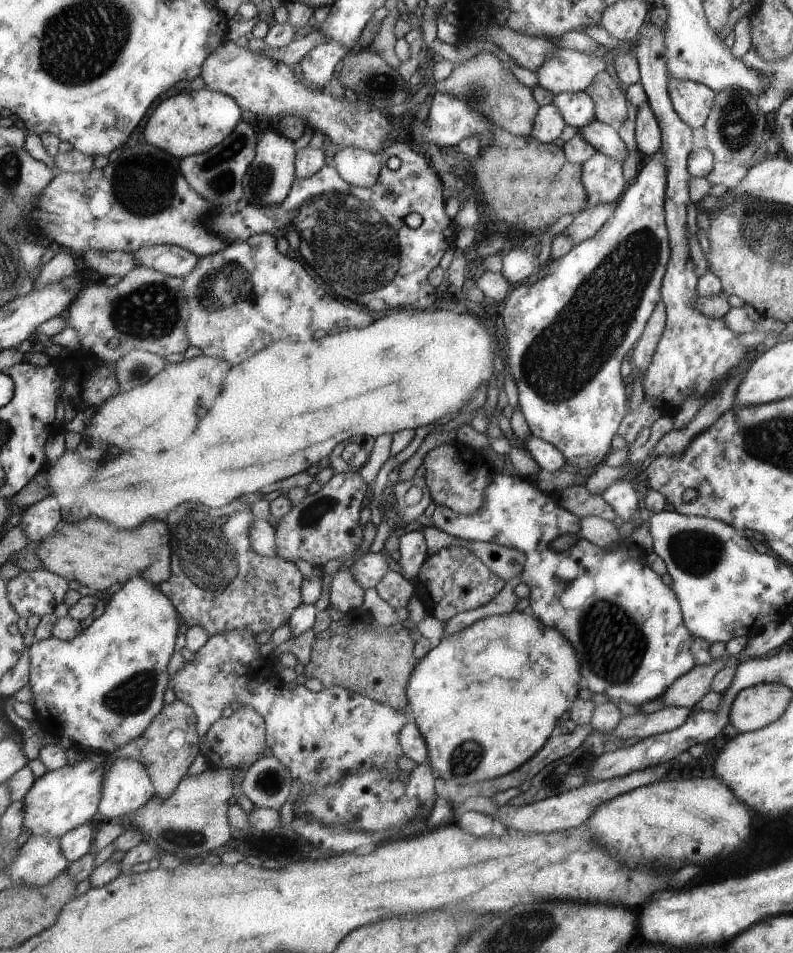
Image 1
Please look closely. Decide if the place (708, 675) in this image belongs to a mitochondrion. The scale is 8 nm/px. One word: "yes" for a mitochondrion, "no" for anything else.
no

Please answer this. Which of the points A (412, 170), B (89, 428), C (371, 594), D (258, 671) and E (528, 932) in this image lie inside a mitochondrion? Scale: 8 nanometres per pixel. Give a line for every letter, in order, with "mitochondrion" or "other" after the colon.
A: other
B: other
C: other
D: other
E: mitochondrion

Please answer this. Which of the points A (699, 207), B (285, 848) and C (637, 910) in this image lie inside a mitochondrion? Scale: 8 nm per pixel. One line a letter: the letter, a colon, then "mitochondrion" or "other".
A: other
B: other
C: other

